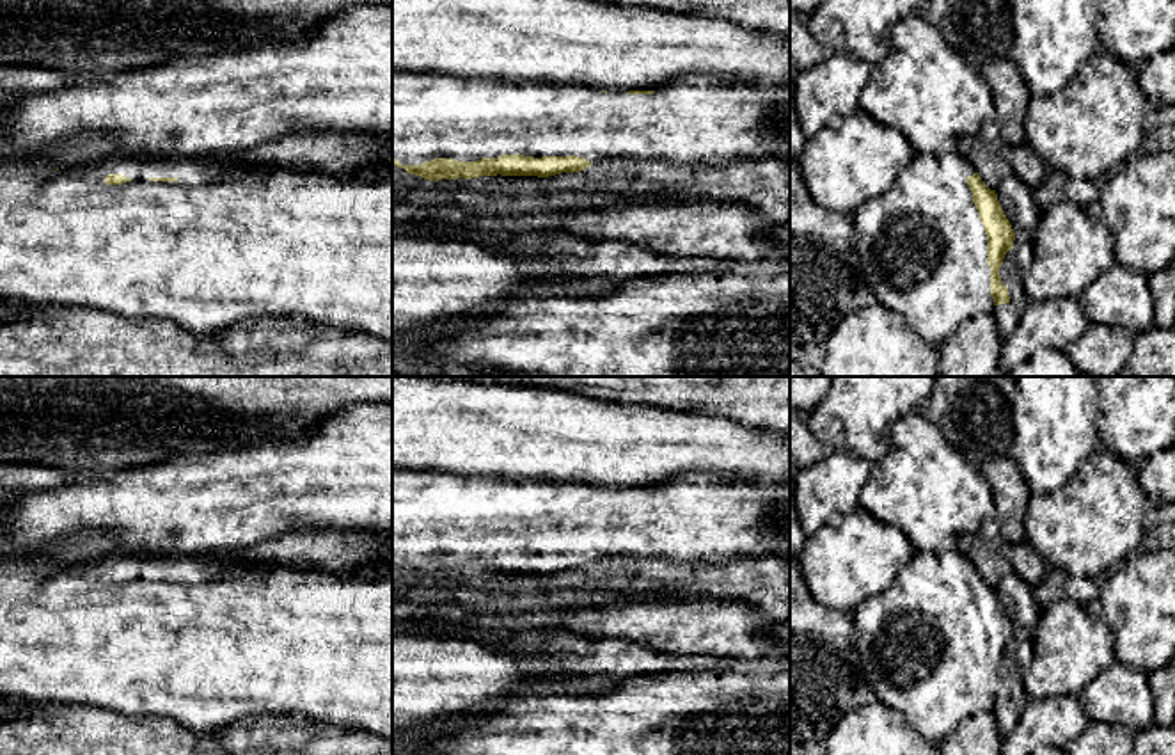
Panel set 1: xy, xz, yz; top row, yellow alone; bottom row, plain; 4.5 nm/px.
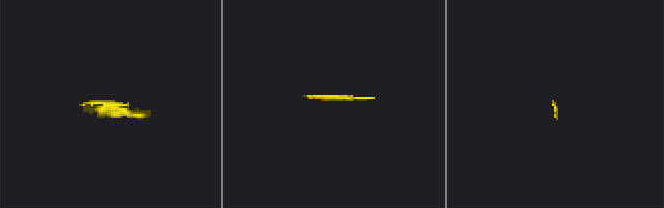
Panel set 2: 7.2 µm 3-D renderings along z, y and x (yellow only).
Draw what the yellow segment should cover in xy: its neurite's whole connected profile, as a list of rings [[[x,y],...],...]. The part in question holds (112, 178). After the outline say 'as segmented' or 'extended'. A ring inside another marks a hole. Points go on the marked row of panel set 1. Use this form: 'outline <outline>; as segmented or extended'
outline [[[23,156],[0,158],[0,300],[21,306],[73,306],[124,318],[169,320],[202,341],[256,322],[305,322],[312,327],[357,330],[392,343],[392,174],[263,171],[252,156],[149,156],[106,158],[82,169],[60,169]]]; extended

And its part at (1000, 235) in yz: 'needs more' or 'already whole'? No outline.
needs more

